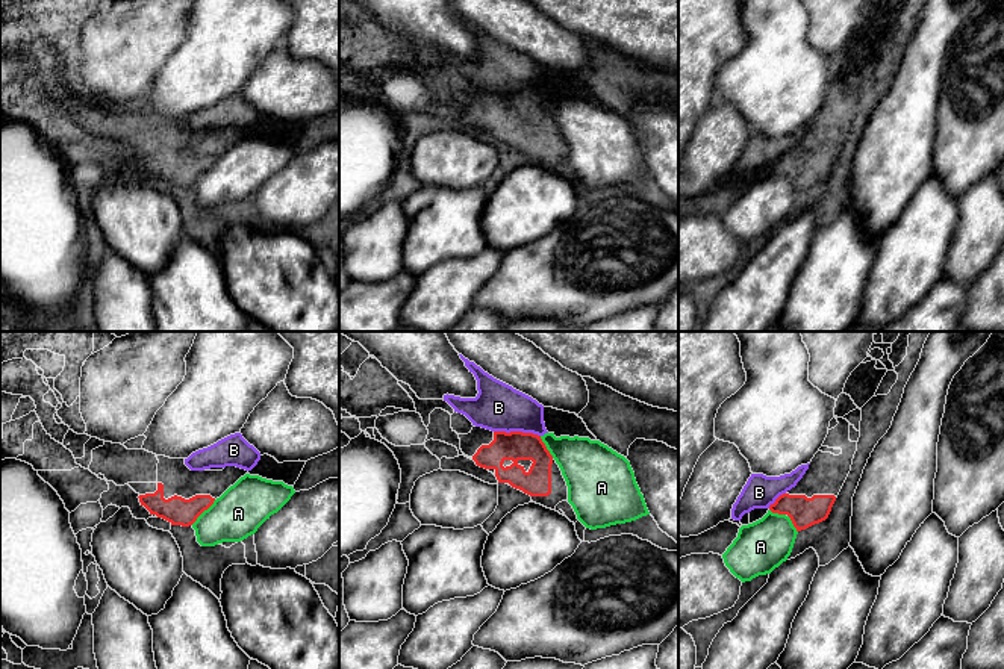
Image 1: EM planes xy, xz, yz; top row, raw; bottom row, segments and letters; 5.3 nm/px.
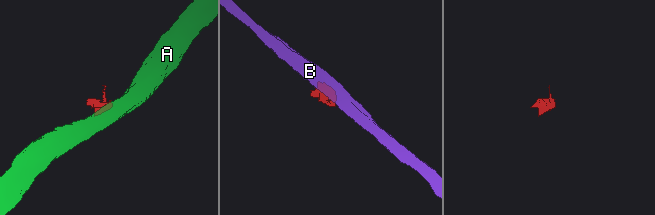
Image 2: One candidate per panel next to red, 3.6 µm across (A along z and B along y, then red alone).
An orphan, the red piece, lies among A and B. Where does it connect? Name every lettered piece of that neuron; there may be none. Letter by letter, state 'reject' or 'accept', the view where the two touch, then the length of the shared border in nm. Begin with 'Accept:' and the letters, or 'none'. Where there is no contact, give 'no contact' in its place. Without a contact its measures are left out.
Accept: none
A: reject | xy | 190 nm
B: reject | xz | 260 nm

